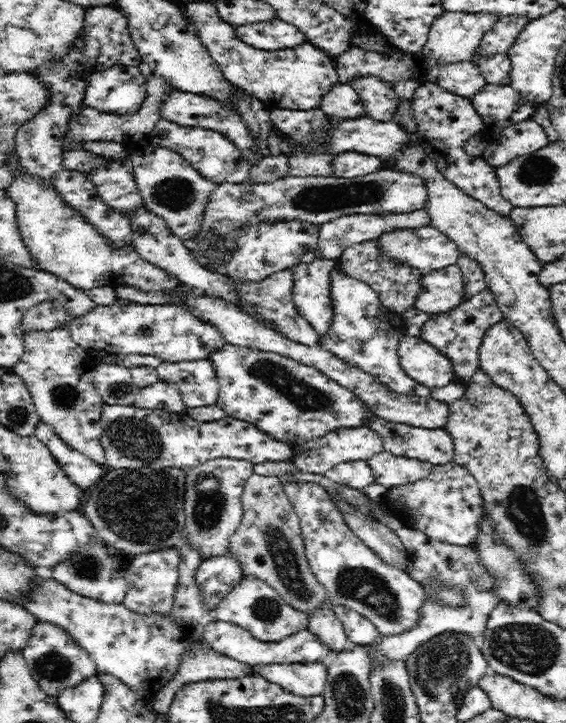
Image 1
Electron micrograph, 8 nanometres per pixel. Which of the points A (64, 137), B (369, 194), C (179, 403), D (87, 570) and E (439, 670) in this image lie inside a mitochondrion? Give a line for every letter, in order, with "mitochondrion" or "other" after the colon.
A: other
B: mitochondrion
C: other
D: mitochondrion
E: mitochondrion

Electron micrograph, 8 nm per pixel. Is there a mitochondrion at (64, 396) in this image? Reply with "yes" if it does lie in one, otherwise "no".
yes

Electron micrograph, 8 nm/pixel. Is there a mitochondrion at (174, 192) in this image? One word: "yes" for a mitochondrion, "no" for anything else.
yes

